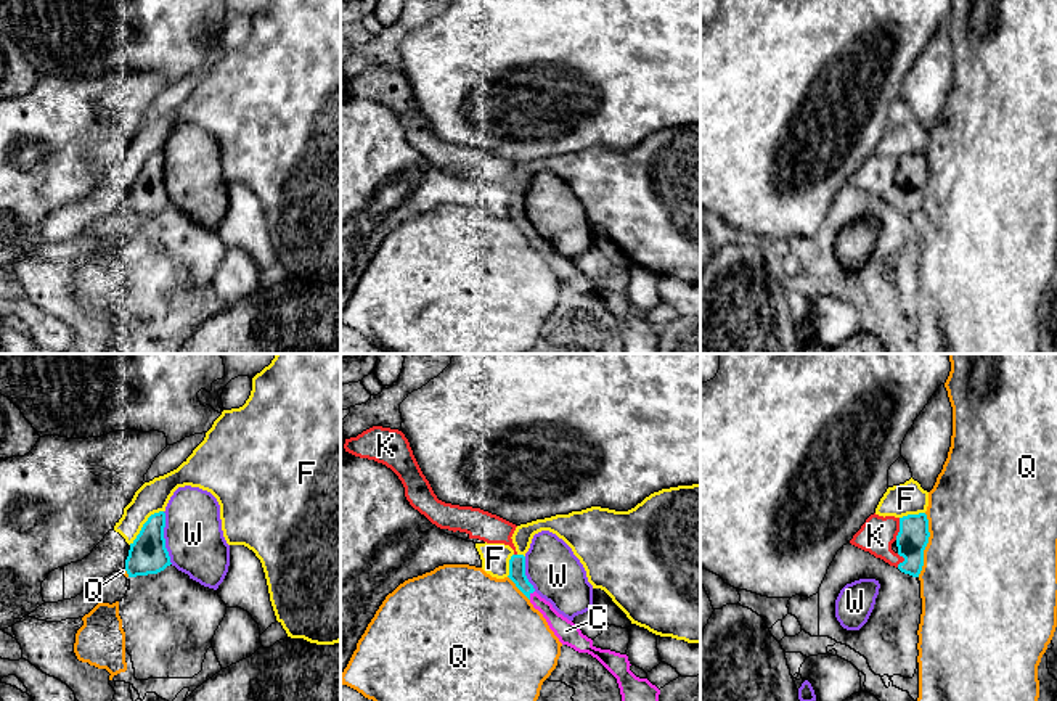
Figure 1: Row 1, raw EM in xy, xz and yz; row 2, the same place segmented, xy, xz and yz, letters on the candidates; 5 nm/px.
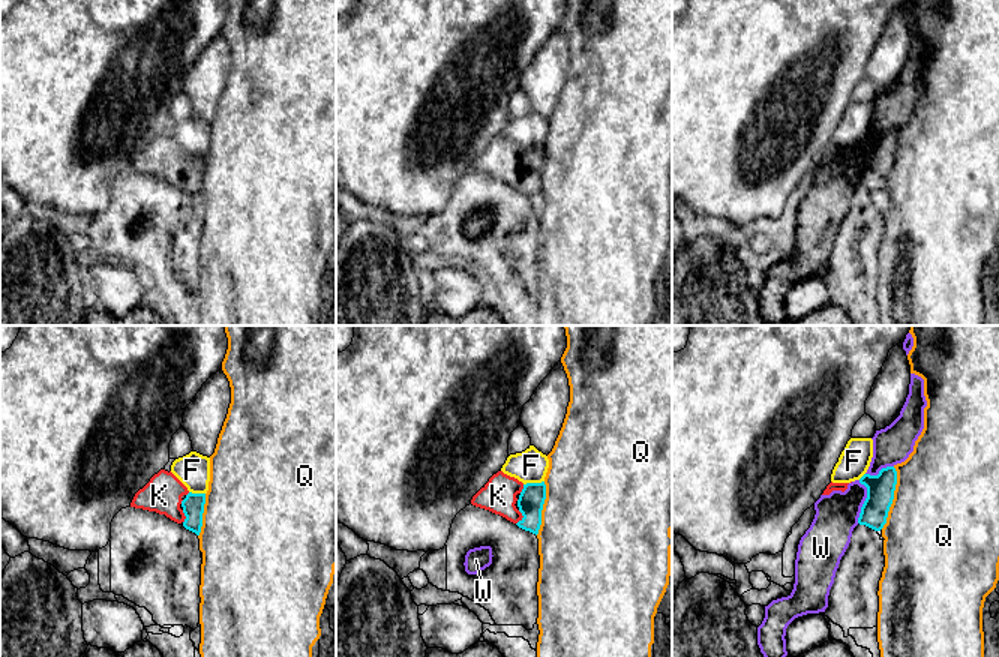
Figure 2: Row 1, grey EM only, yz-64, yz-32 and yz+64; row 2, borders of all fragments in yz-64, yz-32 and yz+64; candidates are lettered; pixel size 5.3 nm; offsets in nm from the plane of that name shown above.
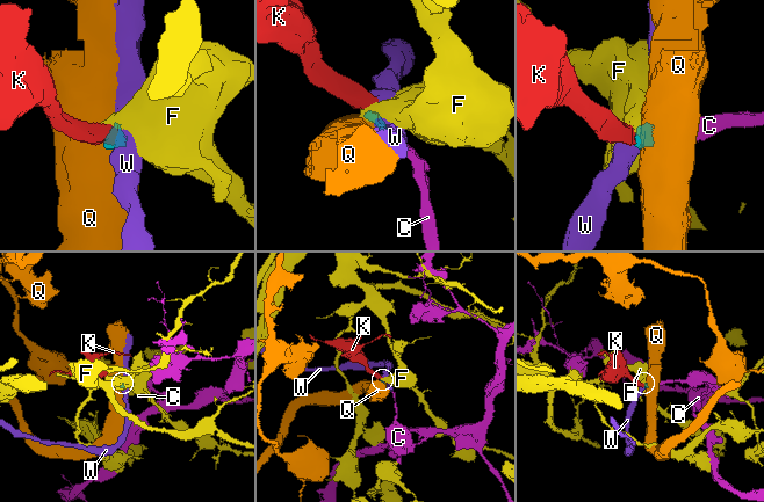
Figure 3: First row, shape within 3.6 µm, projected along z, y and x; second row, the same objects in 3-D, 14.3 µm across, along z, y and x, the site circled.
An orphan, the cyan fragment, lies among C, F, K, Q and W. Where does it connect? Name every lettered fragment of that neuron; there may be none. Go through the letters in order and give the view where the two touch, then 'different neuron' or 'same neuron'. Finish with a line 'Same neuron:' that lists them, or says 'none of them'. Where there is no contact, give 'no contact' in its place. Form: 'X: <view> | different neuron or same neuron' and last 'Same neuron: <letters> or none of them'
C: xz | same neuron
F: xy | different neuron
K: yz | same neuron
Q: yz | different neuron
W: xy | different neuron
Same neuron: C, K

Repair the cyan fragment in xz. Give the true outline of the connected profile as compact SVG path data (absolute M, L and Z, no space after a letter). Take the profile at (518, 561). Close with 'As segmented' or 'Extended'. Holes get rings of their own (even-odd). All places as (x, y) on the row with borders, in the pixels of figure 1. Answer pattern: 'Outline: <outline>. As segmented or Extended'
Outline: M524 555L511 556L508 577L530 600L533 608L543 614L549 629L562 645L567 645L578 653L591 654L617 678L622 701L659 701L660 690L647 678L639 678L630 670L631 664L626 654L596 648L591 638L583 635L572 621L559 614L549 601L535 592L525 576Z. Extended

